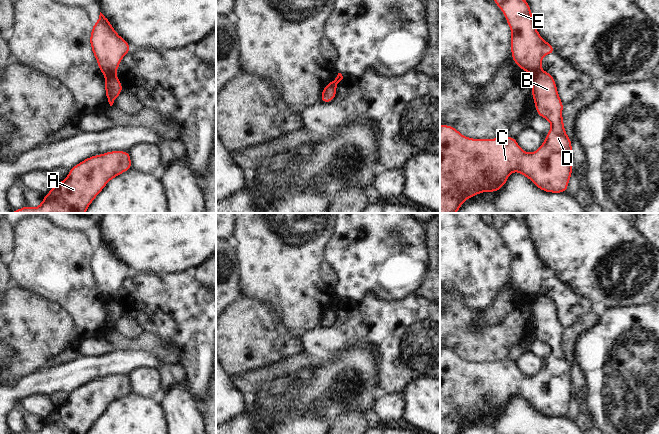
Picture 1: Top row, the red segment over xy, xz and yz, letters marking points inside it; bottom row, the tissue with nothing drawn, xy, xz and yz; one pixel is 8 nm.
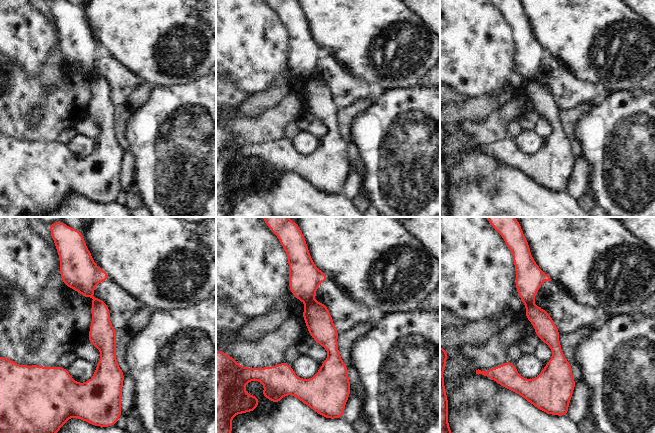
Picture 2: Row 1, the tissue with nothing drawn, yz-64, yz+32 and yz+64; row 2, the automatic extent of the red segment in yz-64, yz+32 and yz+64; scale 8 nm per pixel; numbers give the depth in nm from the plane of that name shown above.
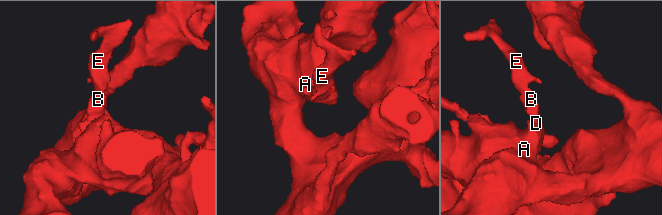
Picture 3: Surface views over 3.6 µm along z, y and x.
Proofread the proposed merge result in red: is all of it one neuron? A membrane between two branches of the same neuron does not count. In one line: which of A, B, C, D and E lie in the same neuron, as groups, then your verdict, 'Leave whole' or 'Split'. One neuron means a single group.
Groups: A B C D / E. Split

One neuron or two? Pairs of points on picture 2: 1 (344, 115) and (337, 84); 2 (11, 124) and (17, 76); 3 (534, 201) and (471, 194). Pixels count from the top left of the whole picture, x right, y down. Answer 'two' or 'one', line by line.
1: two
2: one
3: one

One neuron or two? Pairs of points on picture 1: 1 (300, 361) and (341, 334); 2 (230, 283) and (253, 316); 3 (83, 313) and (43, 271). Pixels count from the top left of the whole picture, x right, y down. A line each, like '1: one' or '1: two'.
1: two
2: two
3: one

